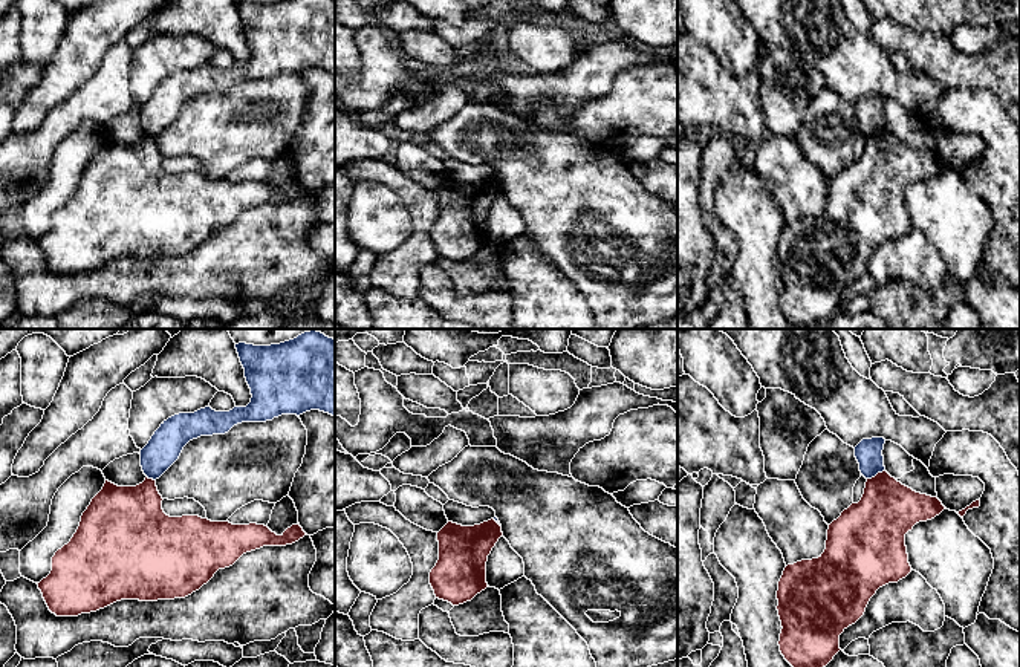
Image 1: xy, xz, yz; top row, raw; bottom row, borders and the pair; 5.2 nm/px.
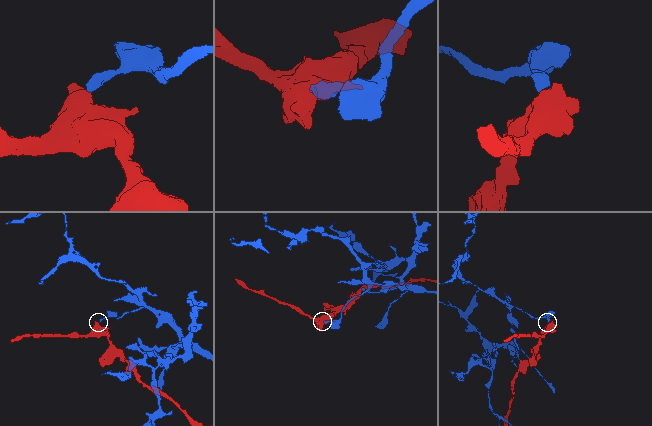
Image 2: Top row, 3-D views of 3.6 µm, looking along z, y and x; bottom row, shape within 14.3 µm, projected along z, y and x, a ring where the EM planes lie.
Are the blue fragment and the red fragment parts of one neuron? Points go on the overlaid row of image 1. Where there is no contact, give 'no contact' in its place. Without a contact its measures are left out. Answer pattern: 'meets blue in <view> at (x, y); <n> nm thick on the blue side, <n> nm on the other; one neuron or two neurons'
meets blue in yz at (875, 475); 140 nm thick on the blue side, 300 nm on the other; two neurons

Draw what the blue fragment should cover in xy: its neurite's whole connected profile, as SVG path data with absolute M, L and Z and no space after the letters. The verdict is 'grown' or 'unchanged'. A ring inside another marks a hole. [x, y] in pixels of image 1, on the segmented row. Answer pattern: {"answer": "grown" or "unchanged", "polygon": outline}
{"answer": "unchanged", "polygon": "M310 330L294 340L254 346L236 344L245 378L251 389L251 402L229 412L216 412L211 407L194 413L179 413L161 424L148 444L141 450L141 467L148 479L159 479L180 456L184 447L200 436L225 434L242 422L266 422L281 415L303 415L320 410L335 416L335 340Z"}

